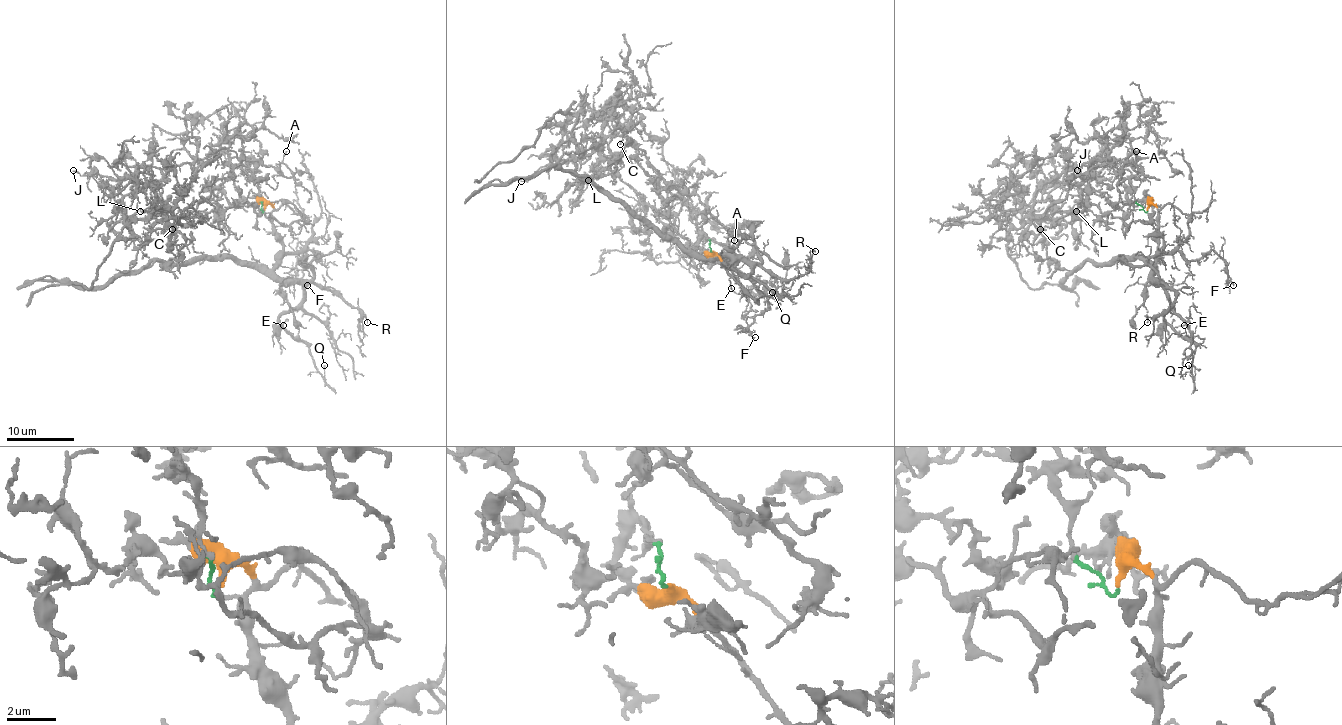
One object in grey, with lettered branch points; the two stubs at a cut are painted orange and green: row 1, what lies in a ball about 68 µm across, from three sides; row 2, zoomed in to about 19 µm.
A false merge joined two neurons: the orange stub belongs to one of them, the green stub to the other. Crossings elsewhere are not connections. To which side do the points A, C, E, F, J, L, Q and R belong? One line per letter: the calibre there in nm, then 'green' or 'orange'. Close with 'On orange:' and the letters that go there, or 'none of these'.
A: 100 nm | green
C: 140 nm | green
E: 110 nm | orange
F: 120 nm | orange
J: 120 nm | green
L: 130 nm | green
Q: 120 nm | orange
R: 110 nm | orange
On orange: E, F, Q, R

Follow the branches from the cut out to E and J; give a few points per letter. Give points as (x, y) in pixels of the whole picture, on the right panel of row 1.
E: (1148, 210), (1151, 204), (1156, 209), (1158, 245), (1153, 277), (1170, 302), (1165, 319), (1175, 328), (1185, 324)
J: (1148, 210), (1134, 198), (1131, 173), (1108, 162), (1032, 219), (1049, 219), (1030, 204), (1040, 188), (1077, 170)

